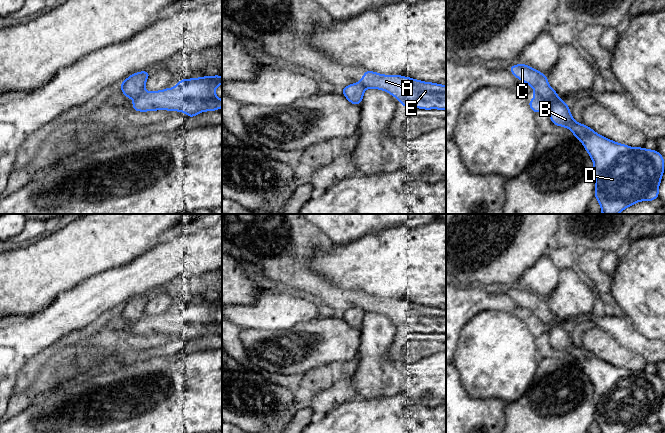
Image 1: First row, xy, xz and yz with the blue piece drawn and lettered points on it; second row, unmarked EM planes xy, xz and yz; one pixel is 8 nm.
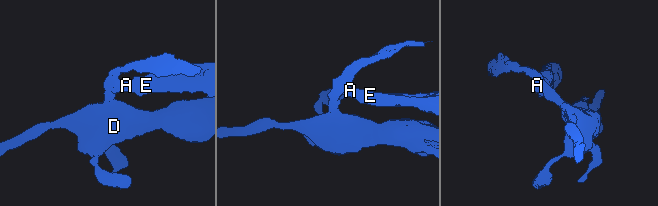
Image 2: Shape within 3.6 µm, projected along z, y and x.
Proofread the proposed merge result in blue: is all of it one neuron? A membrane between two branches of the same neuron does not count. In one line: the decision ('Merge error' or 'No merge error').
Merge error

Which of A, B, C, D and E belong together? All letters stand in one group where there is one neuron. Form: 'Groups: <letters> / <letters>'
Groups: A E / B C D

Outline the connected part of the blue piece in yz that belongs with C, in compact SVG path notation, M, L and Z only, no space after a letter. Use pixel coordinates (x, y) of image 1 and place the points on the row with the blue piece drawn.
M523 63L512 64L509 70L521 82L528 83L546 101L551 122L557 126L569 128L585 147L594 163L595 198L600 204L602 214L619 214L639 201L652 202L659 197L658 188L665 171L664 158L657 150L620 144L597 134L586 125L576 123L568 104L560 100L558 93L550 87L547 75Z

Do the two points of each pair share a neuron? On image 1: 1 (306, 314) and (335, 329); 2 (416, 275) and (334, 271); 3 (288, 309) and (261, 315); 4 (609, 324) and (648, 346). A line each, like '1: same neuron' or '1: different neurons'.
1: different neurons
2: same neuron
3: same neuron
4: same neuron

